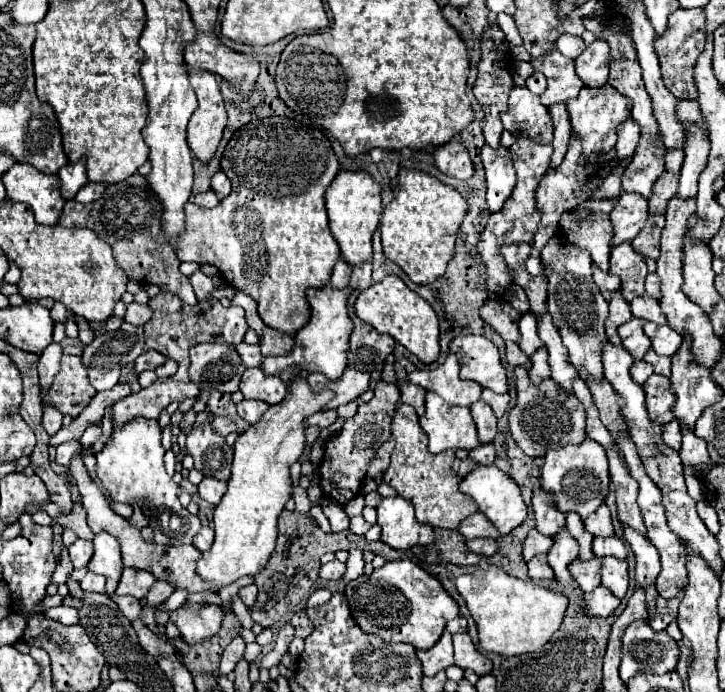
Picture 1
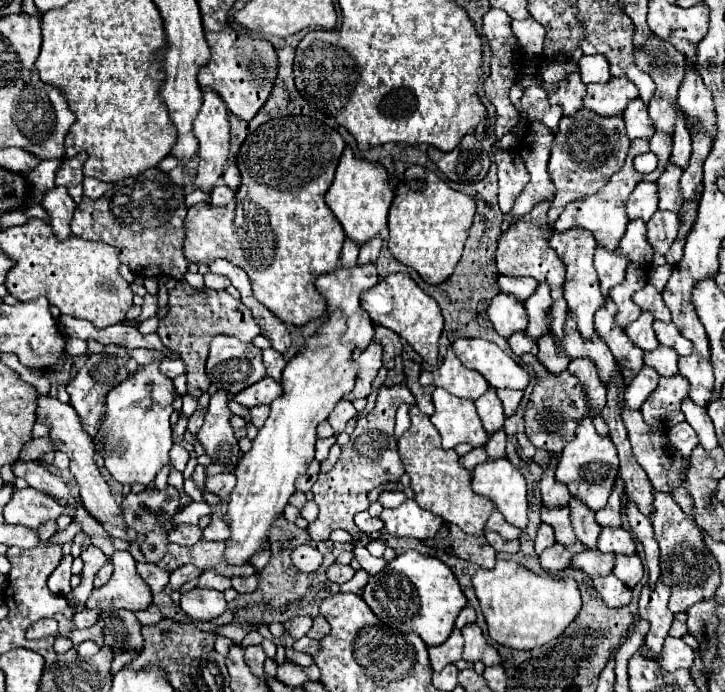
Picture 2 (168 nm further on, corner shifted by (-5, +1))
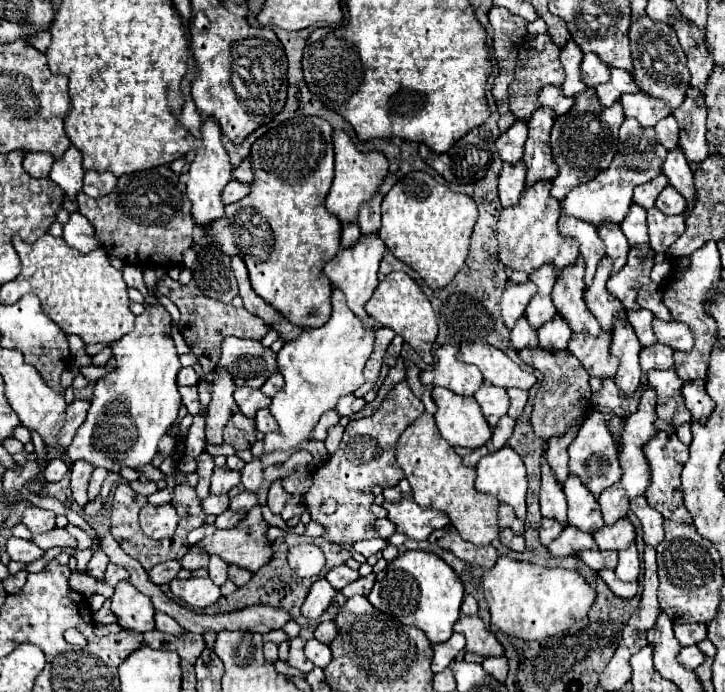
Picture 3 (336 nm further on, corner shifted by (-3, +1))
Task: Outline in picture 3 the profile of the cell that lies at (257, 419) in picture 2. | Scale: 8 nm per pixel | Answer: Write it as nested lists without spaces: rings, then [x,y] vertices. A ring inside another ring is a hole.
[[[259,410],[257,416],[255,416],[255,422],[257,422],[257,430],[263,432],[263,434],[277,430],[277,422],[273,420],[273,416],[271,416],[269,410]]]

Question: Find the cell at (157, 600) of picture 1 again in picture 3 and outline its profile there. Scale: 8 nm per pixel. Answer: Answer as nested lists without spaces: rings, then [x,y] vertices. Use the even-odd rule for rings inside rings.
[[[199,544],[191,546],[189,552],[181,560],[181,566],[187,568],[187,570],[191,570],[191,572],[197,570],[197,568],[205,568],[207,564],[209,564],[209,556],[207,556],[207,552]]]

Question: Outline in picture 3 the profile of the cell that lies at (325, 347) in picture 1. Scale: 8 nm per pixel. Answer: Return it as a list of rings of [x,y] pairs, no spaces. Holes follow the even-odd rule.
[[[375,232],[373,236],[371,236],[371,234],[367,234],[367,236],[361,234],[361,238],[359,238],[353,246],[349,246],[349,248],[341,246],[339,252],[337,252],[337,256],[335,256],[333,260],[329,260],[327,266],[325,266],[325,274],[327,274],[327,278],[331,280],[331,284],[335,284],[337,288],[343,290],[343,294],[347,296],[347,302],[349,302],[351,310],[353,310],[355,316],[361,318],[361,320],[367,320],[367,318],[369,318],[363,306],[365,306],[365,302],[373,296],[373,292],[375,292],[375,288],[377,288],[377,284],[379,284],[379,280],[377,280],[377,270],[379,270],[381,258],[383,258],[383,254],[385,254],[385,248],[387,248],[387,246],[385,246],[385,242],[379,238],[377,232]]]

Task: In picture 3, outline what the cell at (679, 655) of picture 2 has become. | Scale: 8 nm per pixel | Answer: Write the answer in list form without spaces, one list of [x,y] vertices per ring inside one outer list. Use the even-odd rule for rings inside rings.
[[[687,646],[687,648],[681,648],[681,652],[679,652],[677,660],[679,660],[685,668],[695,670],[697,666],[701,666],[701,664],[703,664],[705,654],[703,654],[697,646]]]

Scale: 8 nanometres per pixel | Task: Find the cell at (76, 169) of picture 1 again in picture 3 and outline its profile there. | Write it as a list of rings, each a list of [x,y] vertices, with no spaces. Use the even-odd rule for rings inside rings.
[[[73,146],[65,152],[63,158],[55,160],[49,174],[49,178],[53,178],[55,184],[63,188],[69,200],[75,200],[77,192],[83,188],[83,176],[85,176],[85,170],[81,166],[81,152],[77,152],[77,148]]]

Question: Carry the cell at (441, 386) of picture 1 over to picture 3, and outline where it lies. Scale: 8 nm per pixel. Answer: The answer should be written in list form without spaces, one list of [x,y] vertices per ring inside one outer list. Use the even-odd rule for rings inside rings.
[[[451,344],[439,346],[435,350],[437,362],[433,364],[429,372],[421,374],[421,382],[449,388],[451,392],[461,394],[461,396],[473,396],[483,384],[483,376],[475,366],[459,362],[455,356],[457,352],[459,348]]]

